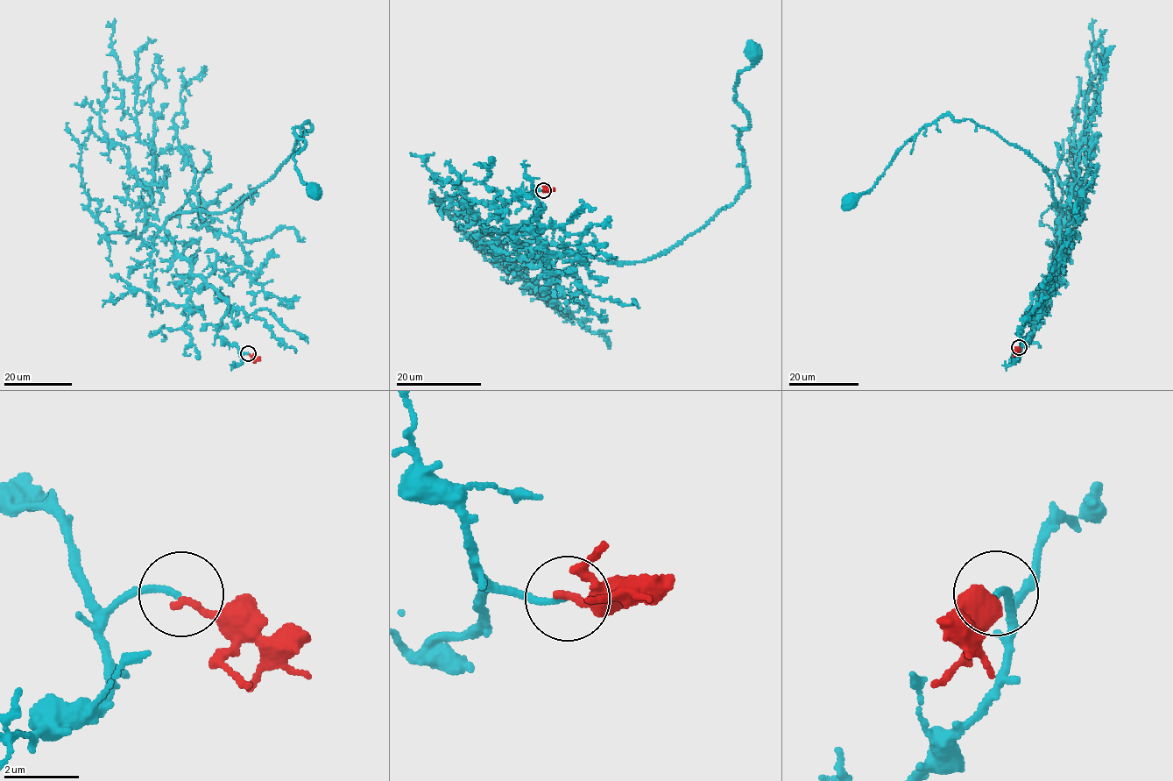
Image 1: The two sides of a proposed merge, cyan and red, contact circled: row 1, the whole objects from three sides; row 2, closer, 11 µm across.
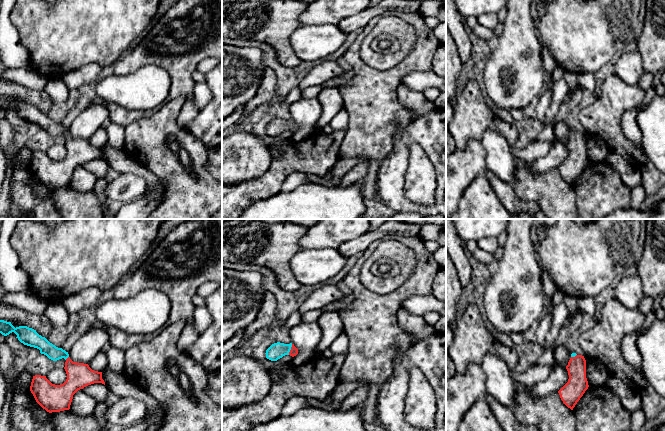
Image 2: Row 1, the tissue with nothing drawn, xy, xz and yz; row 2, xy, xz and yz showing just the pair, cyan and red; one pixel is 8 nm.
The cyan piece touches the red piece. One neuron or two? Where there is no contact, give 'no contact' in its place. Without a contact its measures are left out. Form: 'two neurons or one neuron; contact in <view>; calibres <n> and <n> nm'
one neuron; contact in xz; calibres 130 and 70 nm

